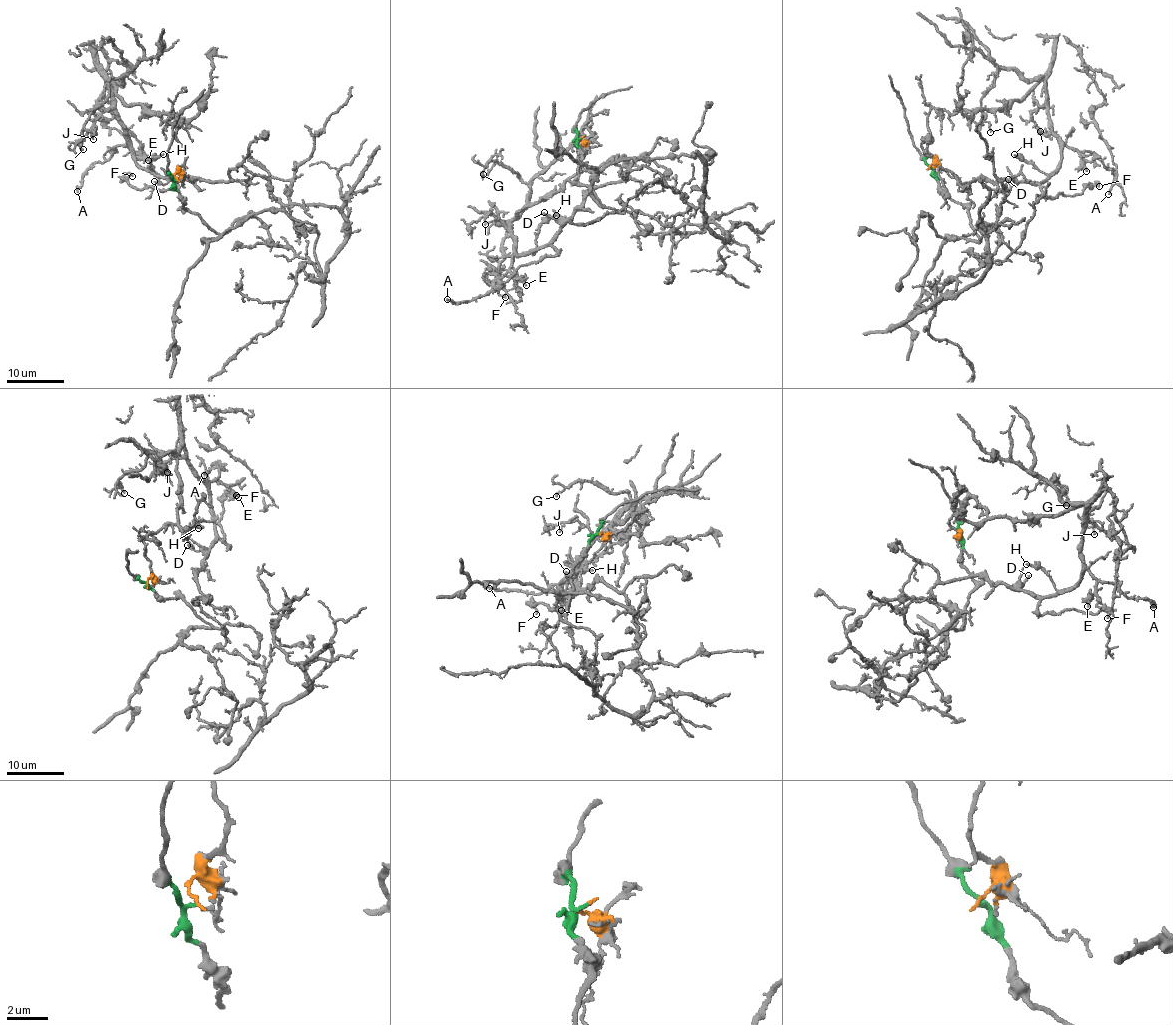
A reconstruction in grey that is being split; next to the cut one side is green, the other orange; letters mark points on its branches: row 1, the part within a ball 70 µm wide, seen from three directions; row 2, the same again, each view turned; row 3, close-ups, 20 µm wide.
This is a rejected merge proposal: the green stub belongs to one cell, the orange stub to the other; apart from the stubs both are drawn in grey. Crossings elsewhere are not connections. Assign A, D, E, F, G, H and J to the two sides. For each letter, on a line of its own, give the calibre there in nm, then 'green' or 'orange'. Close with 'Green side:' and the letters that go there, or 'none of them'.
A: 170 nm thick; orange
D: 110 nm thick; orange
E: 200 nm thick; orange
F: 140 nm thick; orange
G: 150 nm thick; orange
H: 130 nm thick; orange
J: 110 nm thick; orange
Green side: none of them

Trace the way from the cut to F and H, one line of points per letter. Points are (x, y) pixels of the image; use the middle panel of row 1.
F: (581, 137), (594, 132), (581, 129), (582, 169), (511, 221), (515, 256), (556, 250), (522, 264), (505, 297)
H: (581, 137), (594, 132), (581, 129), (582, 169), (511, 221), (515, 256), (534, 249), (537, 227), (556, 214)

